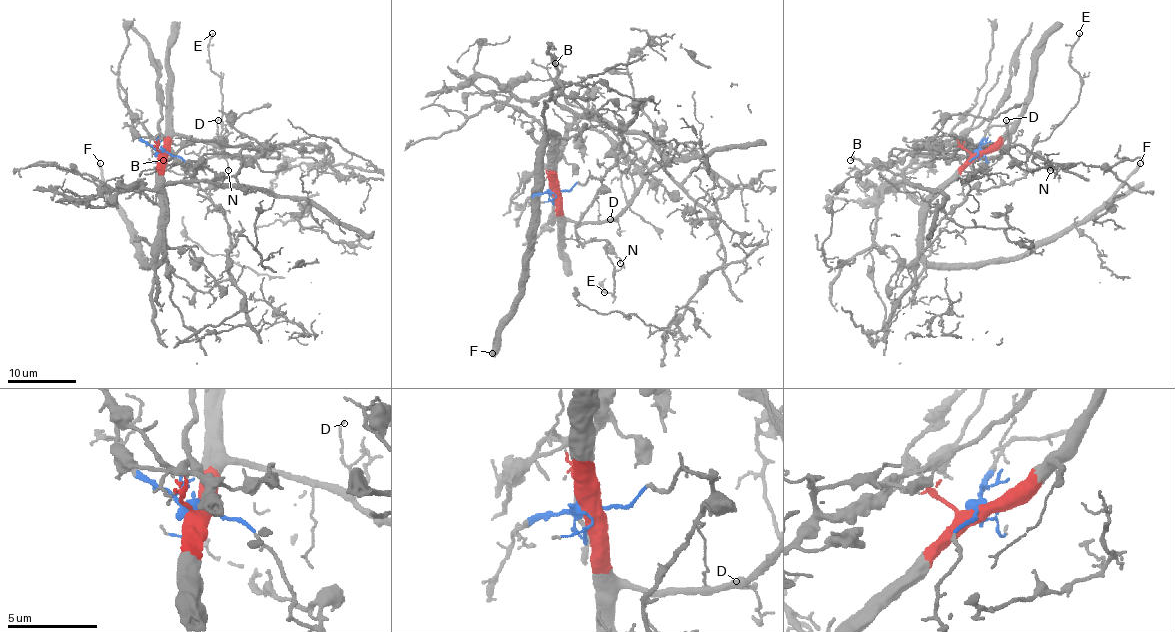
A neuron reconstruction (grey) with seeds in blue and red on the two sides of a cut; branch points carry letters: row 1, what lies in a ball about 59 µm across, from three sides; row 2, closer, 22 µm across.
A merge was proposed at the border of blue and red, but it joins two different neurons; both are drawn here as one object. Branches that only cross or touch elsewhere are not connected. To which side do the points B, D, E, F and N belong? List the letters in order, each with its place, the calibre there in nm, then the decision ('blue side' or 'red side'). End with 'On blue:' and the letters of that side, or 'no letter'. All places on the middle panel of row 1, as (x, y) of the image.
B: place (555, 63); calibre 150 nm; red side
D: place (610, 219); calibre 110 nm; red side
E: place (604, 292); calibre 160 nm; blue side
F: place (492, 353); calibre 280 nm; red side
N: place (620, 263); calibre 120 nm; blue side
On blue: E, N

